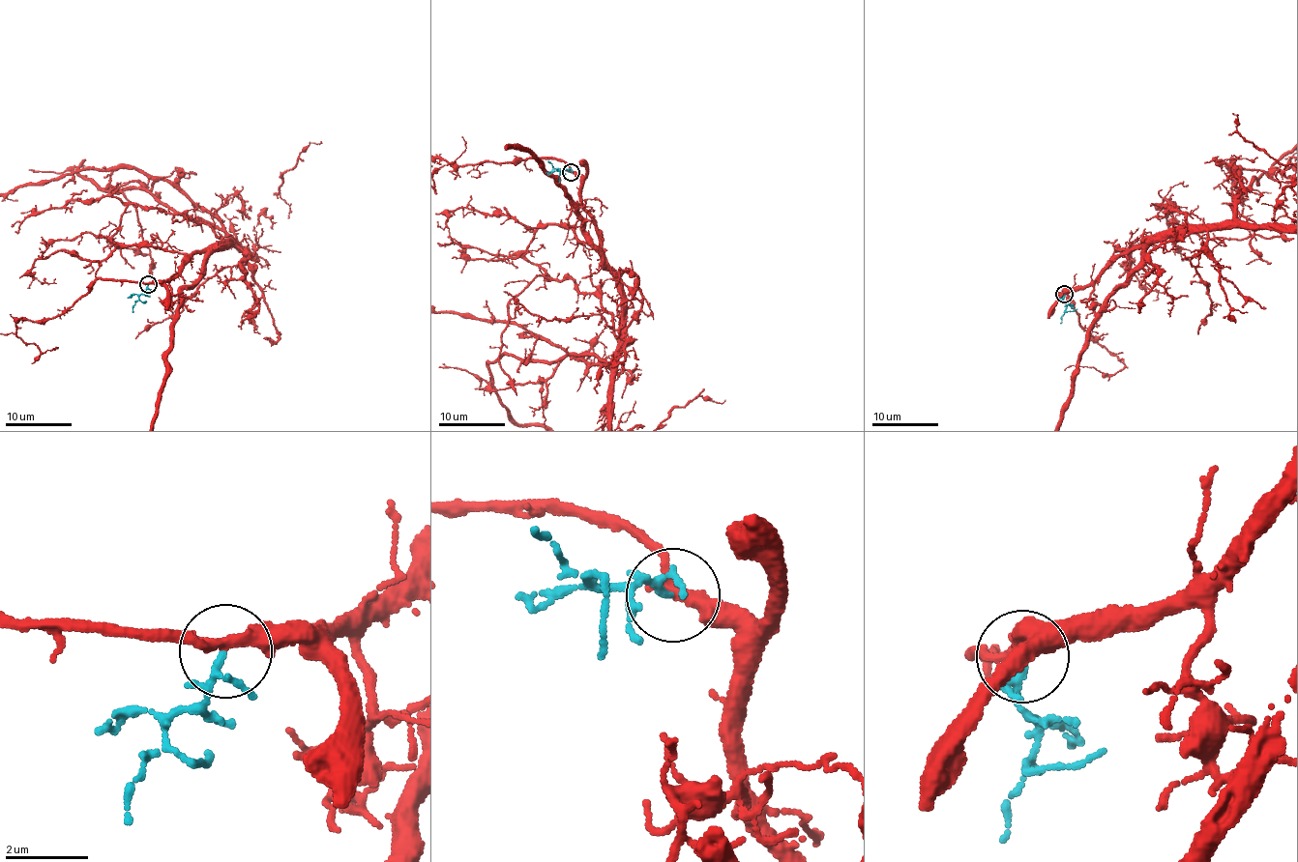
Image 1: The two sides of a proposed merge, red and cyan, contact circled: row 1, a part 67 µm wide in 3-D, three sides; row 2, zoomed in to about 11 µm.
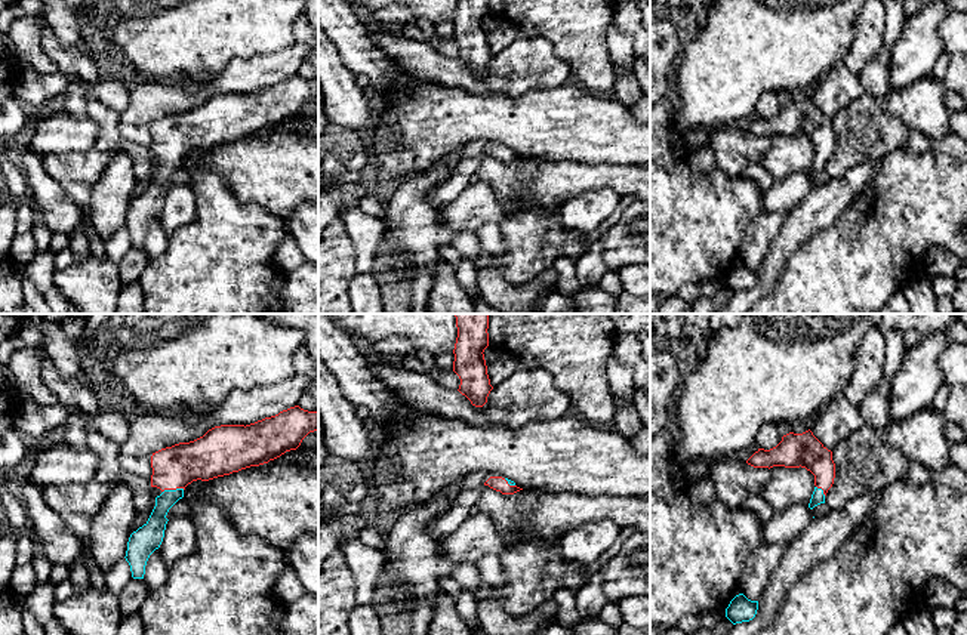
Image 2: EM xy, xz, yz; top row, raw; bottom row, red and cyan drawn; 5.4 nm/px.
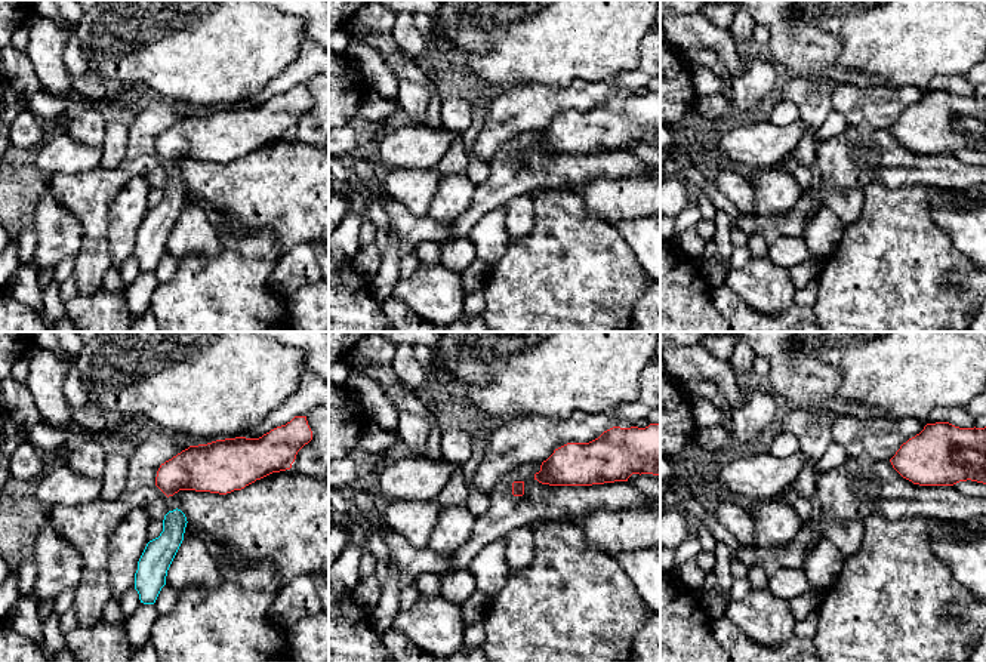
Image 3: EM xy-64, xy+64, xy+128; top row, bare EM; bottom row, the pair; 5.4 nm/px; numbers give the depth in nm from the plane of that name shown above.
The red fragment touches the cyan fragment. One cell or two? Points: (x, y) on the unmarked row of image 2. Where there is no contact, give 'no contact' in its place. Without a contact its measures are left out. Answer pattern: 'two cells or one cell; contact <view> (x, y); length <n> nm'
one cell; contact xy (174, 157); length 120 nm

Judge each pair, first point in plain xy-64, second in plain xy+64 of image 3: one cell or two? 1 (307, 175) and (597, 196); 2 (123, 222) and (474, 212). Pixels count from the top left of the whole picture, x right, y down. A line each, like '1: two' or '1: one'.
1: one
2: two

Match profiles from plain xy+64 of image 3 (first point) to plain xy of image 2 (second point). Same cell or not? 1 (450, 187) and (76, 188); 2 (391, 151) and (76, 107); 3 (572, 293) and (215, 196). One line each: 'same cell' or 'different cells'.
1: different cells
2: different cells
3: same cell

